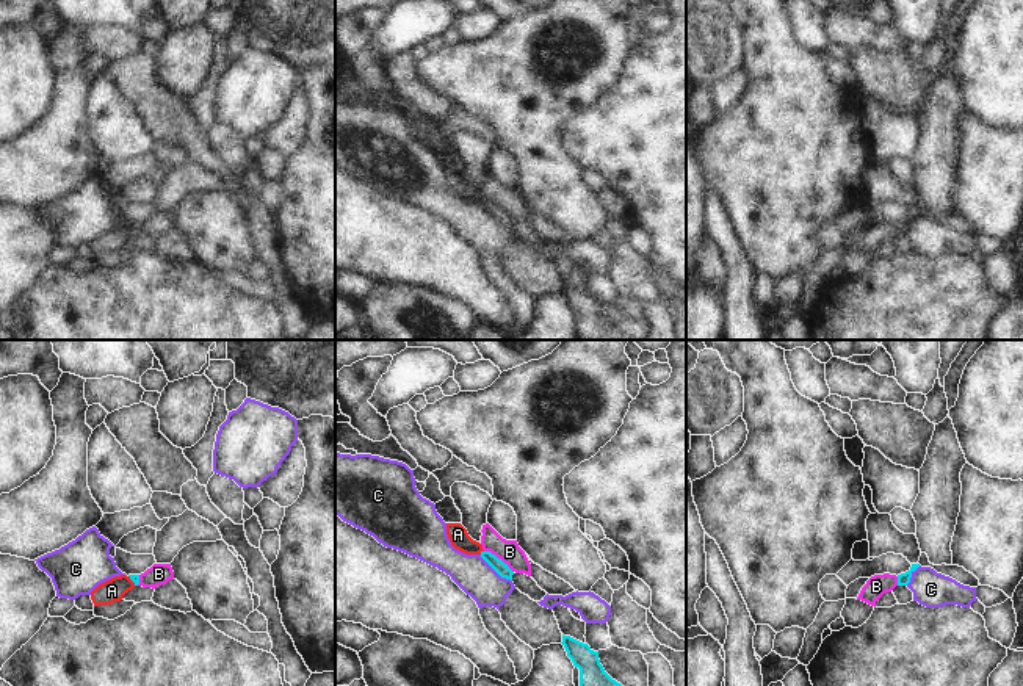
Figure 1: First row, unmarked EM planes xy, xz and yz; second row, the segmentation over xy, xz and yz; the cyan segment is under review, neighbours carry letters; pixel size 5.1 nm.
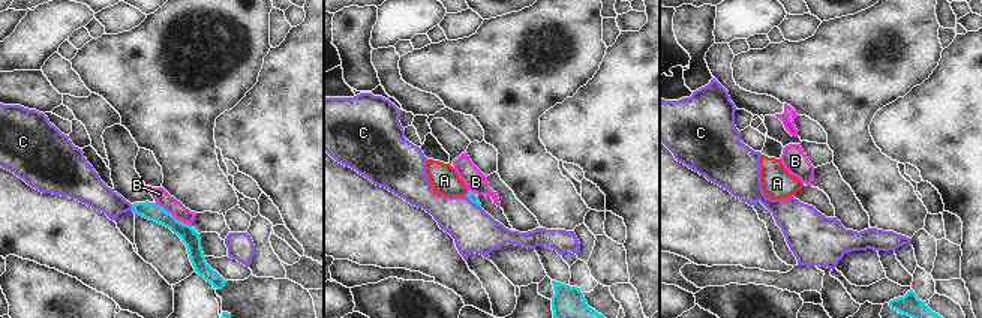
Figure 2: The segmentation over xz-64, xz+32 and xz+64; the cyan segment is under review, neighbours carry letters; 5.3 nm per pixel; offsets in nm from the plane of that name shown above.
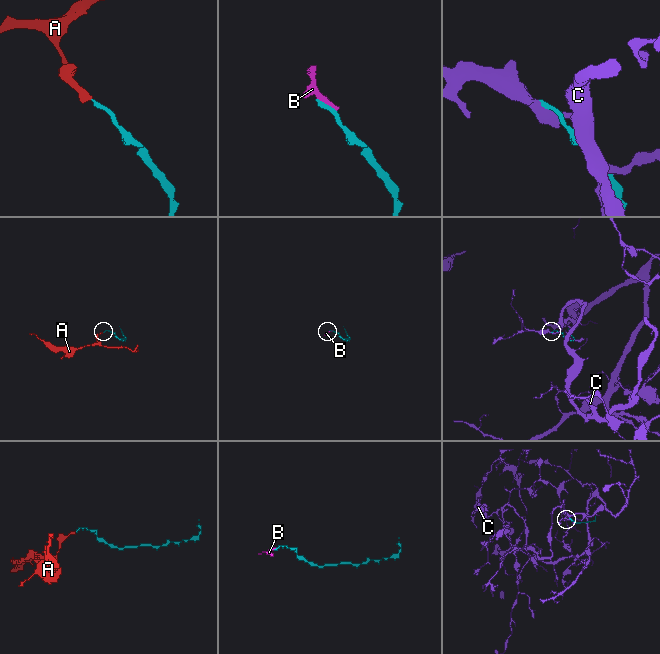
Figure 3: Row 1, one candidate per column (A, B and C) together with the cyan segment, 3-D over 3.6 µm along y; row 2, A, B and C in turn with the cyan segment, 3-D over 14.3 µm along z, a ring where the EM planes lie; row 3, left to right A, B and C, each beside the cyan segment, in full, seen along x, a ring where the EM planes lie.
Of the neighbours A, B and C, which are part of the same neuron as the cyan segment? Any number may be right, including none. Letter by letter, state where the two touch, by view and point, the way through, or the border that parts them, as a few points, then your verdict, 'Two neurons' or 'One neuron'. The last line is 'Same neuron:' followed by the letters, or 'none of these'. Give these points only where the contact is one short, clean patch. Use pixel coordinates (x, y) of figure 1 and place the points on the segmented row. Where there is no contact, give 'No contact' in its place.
A: Touches cyan at xz (481, 552). Path across: xz (498, 566), (481, 552), (470, 547), (458, 534). One neuron
B: Touches cyan at xz (497, 558). Boundary: xz (484, 550), (495, 555), (513, 572). Two neurons
C: Touches cyan at xz (495, 570). Two neurons
Same neuron: A.

